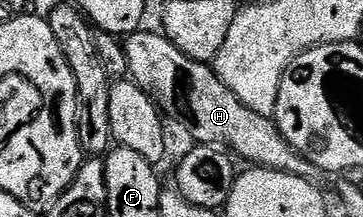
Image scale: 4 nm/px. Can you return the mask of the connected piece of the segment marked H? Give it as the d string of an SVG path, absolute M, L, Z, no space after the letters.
M143 32L129 33L122 38L130 80L150 95L168 118L184 121L192 142L226 147L236 158L244 157L255 167L285 171L298 177L312 176L313 166L284 139L274 120L245 107L208 62L194 61L162 32Z

